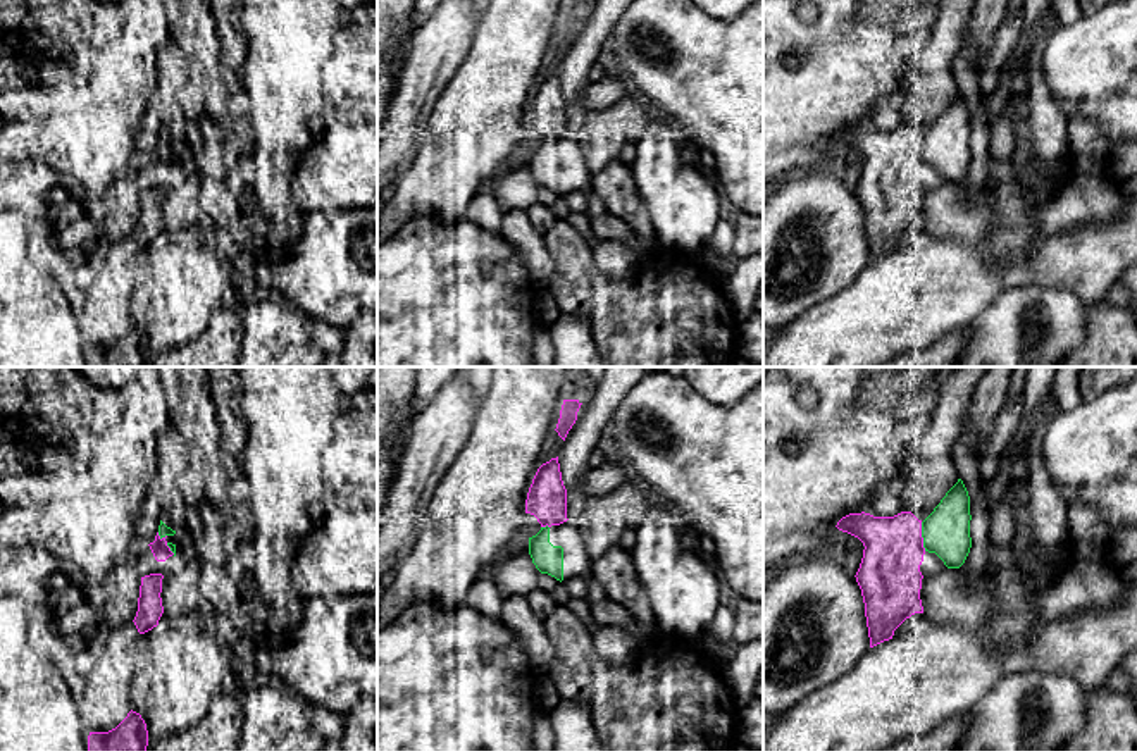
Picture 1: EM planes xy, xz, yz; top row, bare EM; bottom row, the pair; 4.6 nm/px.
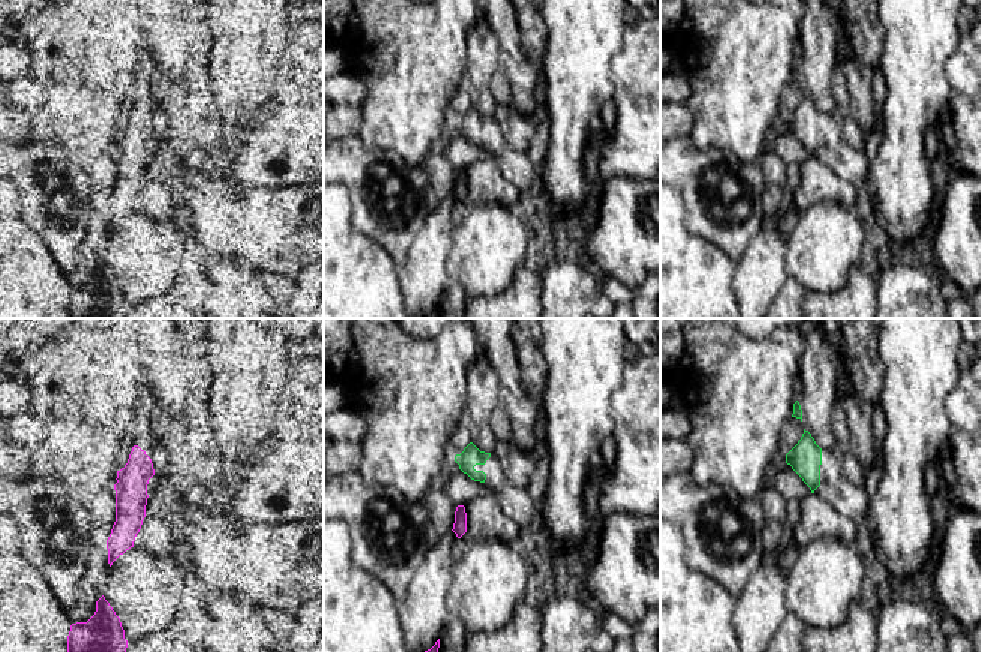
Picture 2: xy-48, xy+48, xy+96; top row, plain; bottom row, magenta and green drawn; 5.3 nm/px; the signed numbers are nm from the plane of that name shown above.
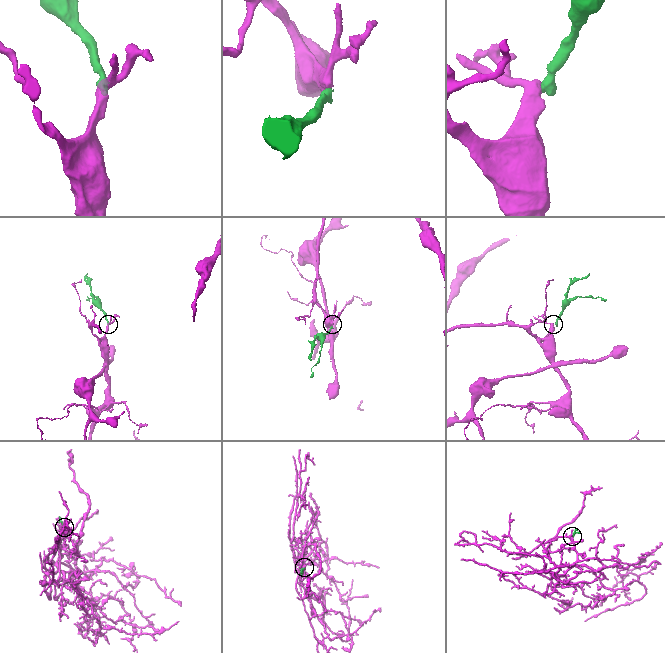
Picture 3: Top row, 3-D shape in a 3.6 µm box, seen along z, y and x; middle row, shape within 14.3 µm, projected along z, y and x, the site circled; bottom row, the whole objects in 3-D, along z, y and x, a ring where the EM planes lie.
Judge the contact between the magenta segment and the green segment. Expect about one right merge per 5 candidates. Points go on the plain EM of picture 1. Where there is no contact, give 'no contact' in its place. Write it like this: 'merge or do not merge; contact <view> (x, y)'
do not merge; contact yz (920, 150)

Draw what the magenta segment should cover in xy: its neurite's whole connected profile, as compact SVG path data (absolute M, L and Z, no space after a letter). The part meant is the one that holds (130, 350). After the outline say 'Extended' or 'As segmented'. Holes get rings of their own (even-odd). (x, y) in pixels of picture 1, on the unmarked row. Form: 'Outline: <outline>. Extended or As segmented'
Outline: M133 324L115 343L88 350L88 367L146 367L146 360L146 338Z. As segmented

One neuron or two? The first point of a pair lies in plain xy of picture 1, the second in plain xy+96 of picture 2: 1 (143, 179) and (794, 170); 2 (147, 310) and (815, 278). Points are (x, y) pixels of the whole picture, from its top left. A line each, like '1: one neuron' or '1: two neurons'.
1: two neurons
2: one neuron

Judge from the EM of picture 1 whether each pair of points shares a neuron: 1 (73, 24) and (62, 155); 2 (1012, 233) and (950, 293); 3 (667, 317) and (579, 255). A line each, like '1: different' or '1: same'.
1: same
2: different
3: same

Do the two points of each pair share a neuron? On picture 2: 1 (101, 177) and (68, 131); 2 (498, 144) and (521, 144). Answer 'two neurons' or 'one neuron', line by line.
1: two neurons
2: two neurons

